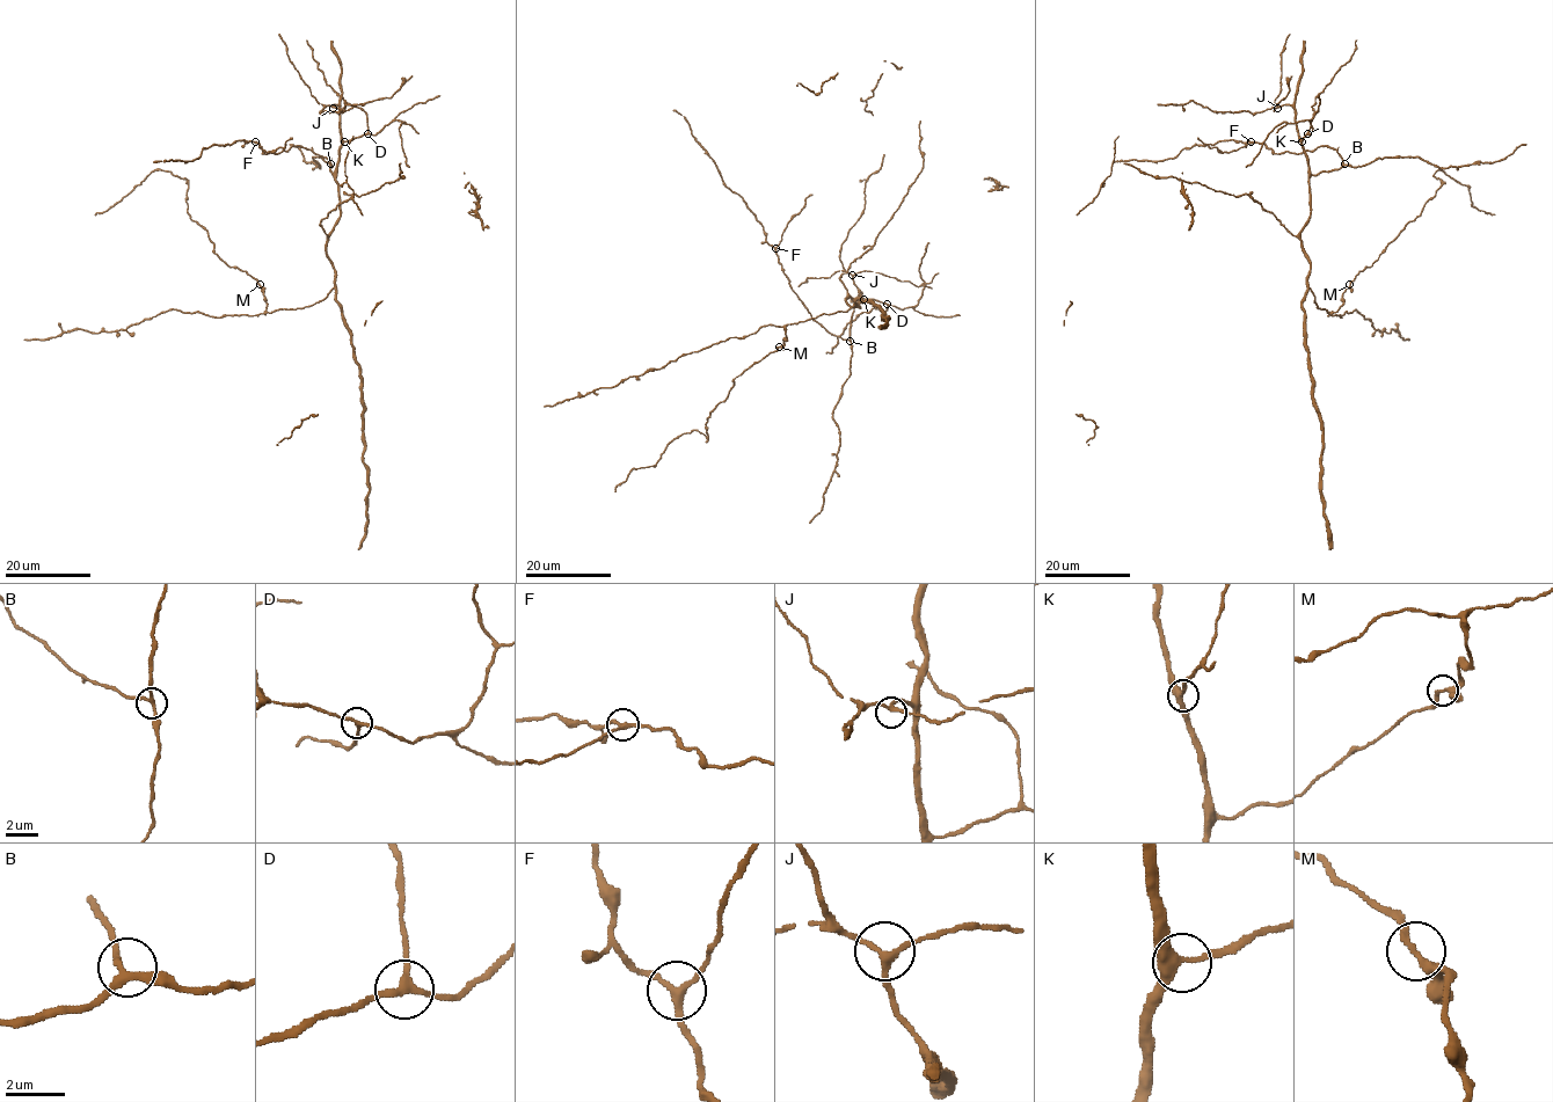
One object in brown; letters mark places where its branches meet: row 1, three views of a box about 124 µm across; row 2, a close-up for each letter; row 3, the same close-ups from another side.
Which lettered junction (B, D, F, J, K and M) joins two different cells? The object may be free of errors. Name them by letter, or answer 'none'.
none

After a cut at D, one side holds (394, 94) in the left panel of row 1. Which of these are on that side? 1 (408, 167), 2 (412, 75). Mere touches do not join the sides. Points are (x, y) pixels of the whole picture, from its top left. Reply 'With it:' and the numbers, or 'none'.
With it: 2

